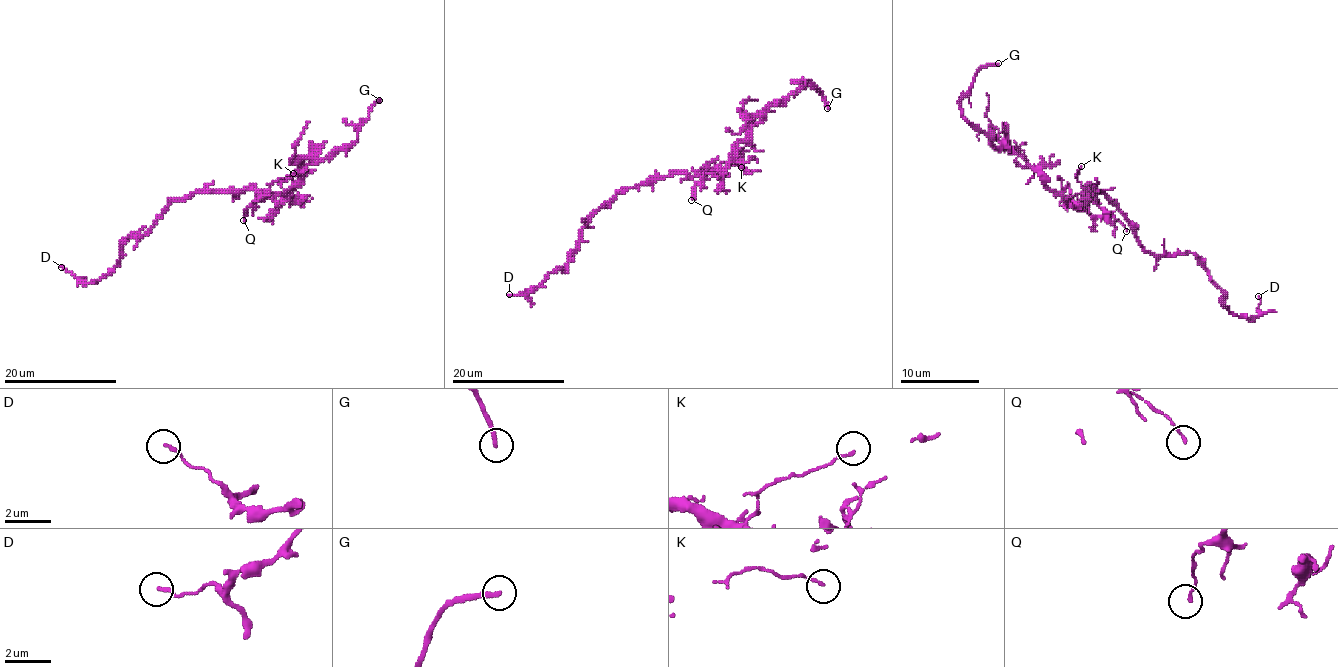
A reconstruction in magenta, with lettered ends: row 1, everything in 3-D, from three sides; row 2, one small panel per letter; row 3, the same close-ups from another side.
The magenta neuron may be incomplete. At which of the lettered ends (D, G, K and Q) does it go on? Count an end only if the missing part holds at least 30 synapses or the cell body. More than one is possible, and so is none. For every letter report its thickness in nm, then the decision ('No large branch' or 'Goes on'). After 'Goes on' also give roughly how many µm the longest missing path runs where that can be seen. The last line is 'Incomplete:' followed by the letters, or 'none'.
D: Thickness 140 nm. No large branch
G: Thickness 180 nm. Goes on. Missing length about 20 µm
K: Thickness 100 nm. No large branch
Q: Thickness 110 nm. No large branch
Incomplete: G

